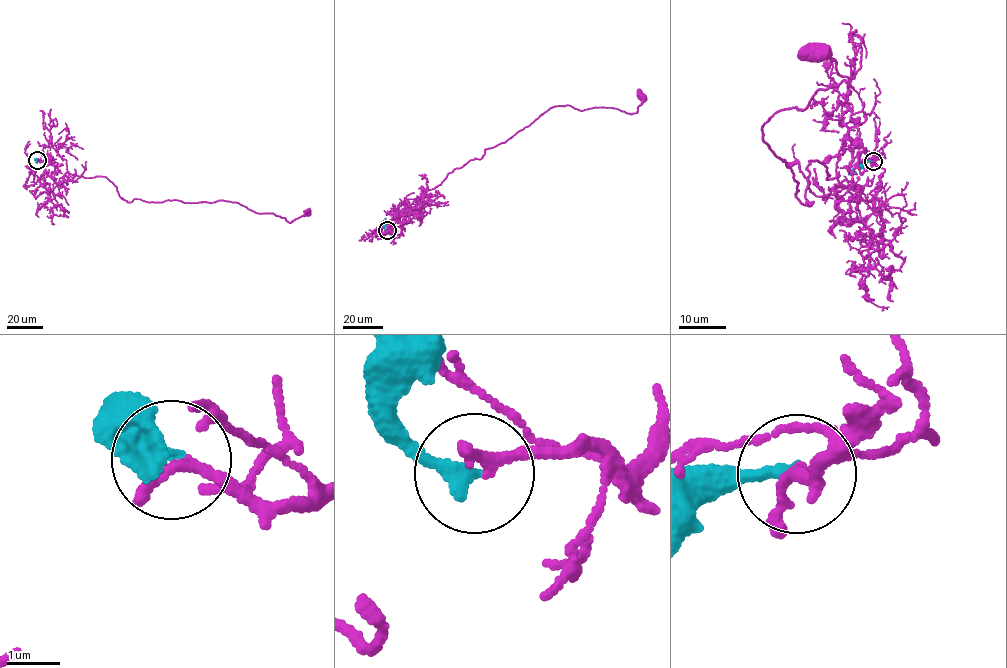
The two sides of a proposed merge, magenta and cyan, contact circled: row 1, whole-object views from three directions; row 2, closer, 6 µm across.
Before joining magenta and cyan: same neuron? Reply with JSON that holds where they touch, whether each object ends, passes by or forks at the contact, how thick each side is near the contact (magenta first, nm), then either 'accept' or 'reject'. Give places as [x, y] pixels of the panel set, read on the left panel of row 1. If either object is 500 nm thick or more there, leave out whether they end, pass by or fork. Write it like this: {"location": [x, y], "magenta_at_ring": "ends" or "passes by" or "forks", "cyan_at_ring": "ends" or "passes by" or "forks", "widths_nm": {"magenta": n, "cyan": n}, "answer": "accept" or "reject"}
{"location": [37, 160], "magenta_at_ring": "ends", "cyan_at_ring": "ends", "widths_nm": {"magenta": 280, "cyan": 280}, "answer": "accept"}

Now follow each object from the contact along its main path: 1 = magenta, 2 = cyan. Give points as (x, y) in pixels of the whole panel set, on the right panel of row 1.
1: (874, 160), (846, 168), (857, 207), (811, 160), (810, 205), (765, 142), (778, 111), (850, 85), (821, 52)
2: (873, 161), (857, 165), (849, 174)

